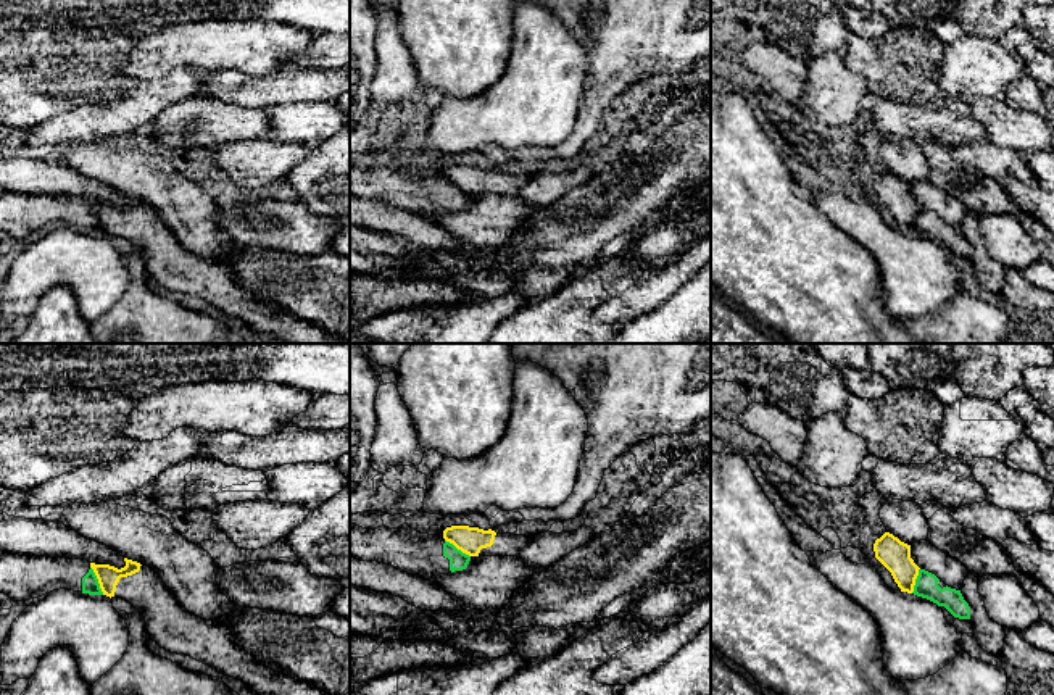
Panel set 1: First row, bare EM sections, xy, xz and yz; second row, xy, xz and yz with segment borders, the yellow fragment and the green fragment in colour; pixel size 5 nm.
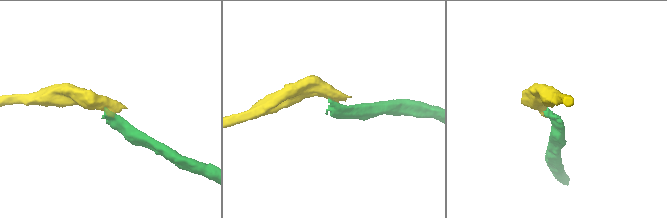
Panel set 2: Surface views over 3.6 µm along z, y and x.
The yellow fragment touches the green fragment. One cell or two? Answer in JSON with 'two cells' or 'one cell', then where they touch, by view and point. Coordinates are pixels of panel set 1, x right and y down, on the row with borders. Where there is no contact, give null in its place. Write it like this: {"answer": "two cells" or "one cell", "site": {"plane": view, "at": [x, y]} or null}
{"answer": "two cells", "site": {"plane": "xy", "at": [99, 581]}}

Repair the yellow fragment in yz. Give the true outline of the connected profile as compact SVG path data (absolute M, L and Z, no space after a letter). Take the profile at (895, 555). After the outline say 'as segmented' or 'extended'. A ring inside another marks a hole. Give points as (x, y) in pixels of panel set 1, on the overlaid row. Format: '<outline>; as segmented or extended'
M885 532L873 543L875 558L891 572L901 592L912 593L919 566L911 558L911 545Z; as segmented

